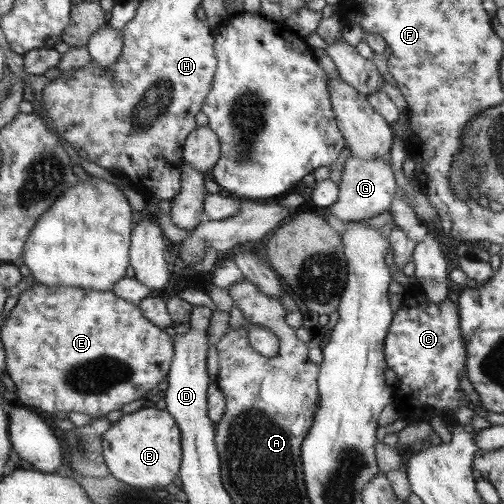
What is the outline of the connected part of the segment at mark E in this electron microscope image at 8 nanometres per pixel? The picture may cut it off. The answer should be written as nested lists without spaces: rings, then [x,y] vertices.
[[[36,283],[20,296],[17,305],[12,310],[3,328],[3,341],[8,353],[9,375],[15,381],[18,388],[16,402],[21,406],[40,408],[42,412],[83,412],[94,419],[108,416],[110,412],[122,410],[126,404],[132,404],[134,400],[147,398],[149,390],[156,387],[163,387],[164,382],[171,370],[171,362],[174,360],[175,347],[174,337],[170,330],[156,327],[140,310],[135,303],[122,298],[114,291],[100,291],[95,288],[76,288],[75,286],[51,286]]]

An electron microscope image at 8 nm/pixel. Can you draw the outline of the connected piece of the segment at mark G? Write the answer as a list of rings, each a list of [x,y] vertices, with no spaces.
[[[351,154],[345,162],[343,171],[338,200],[332,206],[328,206],[330,212],[343,222],[359,221],[360,219],[366,221],[368,218],[386,212],[393,204],[392,200],[396,196],[396,176],[392,170],[391,157],[359,159]]]

